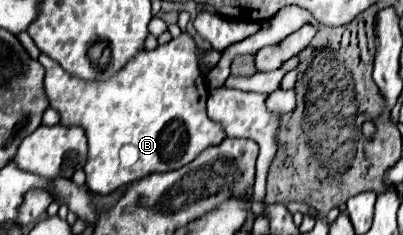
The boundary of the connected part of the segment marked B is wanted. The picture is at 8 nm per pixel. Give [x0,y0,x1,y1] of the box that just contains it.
[38,34,226,196]

